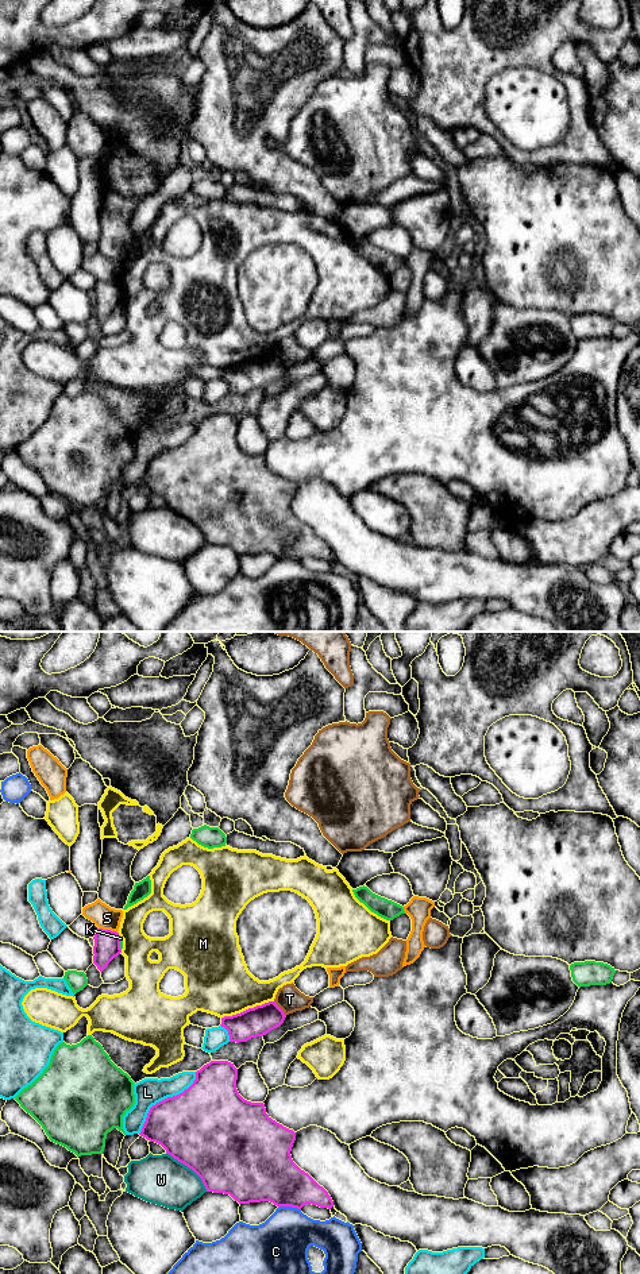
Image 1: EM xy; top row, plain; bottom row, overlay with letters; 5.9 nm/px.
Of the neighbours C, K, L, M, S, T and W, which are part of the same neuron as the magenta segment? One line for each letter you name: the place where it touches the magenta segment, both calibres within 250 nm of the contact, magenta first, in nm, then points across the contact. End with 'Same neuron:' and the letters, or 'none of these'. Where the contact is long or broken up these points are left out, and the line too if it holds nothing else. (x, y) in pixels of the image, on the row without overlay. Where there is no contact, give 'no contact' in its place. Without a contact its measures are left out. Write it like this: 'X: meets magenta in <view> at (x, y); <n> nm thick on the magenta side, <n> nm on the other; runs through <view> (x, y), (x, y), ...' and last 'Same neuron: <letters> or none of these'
Same neuron: none of these

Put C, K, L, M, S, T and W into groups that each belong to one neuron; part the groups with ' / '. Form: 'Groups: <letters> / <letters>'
Groups: C / K / L / M / S / T / W

